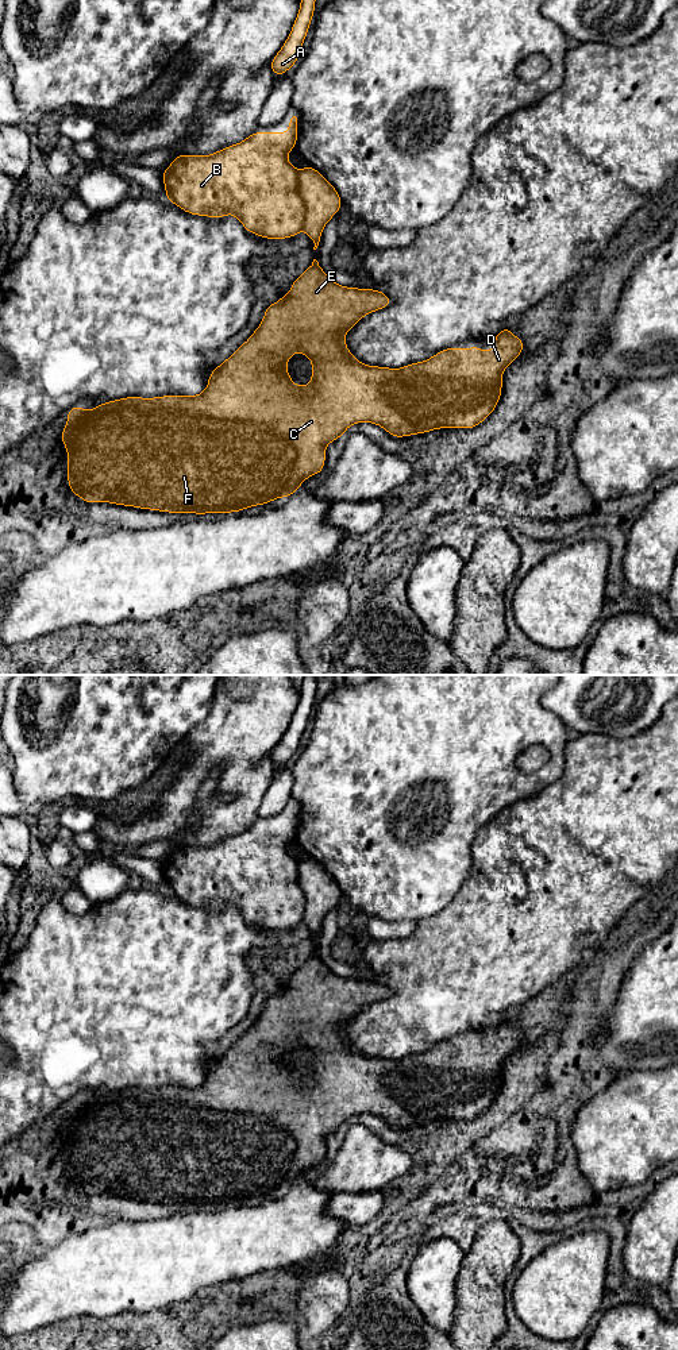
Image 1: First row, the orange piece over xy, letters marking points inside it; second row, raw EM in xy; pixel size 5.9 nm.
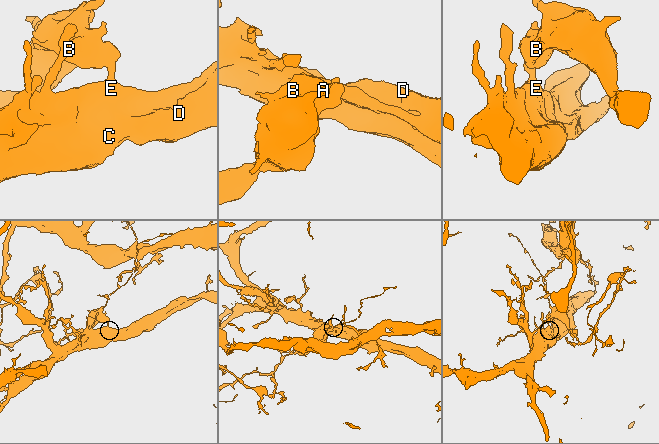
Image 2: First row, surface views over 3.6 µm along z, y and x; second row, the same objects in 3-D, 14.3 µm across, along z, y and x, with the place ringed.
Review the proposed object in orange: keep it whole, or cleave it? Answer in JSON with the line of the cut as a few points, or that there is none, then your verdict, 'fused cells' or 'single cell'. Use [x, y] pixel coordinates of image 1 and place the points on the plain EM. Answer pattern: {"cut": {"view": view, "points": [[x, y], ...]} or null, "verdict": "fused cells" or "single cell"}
{"cut": {"view": "xy", "points": [[297, 861], [297, 883], [305, 901], [304, 920]]}, "verdict": "fused cells"}

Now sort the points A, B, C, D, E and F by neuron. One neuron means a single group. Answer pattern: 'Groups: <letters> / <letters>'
Groups: A B / C D E F

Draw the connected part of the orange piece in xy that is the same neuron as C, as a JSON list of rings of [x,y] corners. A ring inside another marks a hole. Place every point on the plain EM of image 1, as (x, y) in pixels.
[[[313,950],[312,956],[293,972],[289,984],[281,987],[278,994],[266,998],[259,1018],[251,1025],[249,1031],[234,1046],[228,1048],[220,1057],[211,1062],[208,1077],[203,1084],[197,1087],[161,1087],[153,1089],[124,1088],[107,1092],[90,1102],[85,1102],[80,1096],[72,1098],[68,1102],[68,1112],[59,1127],[63,1138],[68,1141],[68,1176],[70,1183],[88,1195],[109,1193],[147,1202],[194,1204],[199,1207],[207,1204],[234,1204],[294,1185],[307,1169],[321,1165],[325,1156],[325,1137],[344,1126],[346,1120],[353,1115],[371,1114],[382,1118],[393,1129],[407,1129],[440,1119],[471,1120],[479,1116],[496,1100],[502,1081],[502,1064],[521,1046],[524,1033],[509,1022],[509,1017],[505,1017],[501,1023],[494,1026],[492,1042],[482,1042],[474,1035],[471,1040],[444,1040],[424,1053],[411,1054],[400,1060],[363,1056],[348,1042],[346,1026],[363,1007],[389,996],[392,996],[392,991],[381,981],[348,979],[335,975],[323,963],[319,953]],[[296,1042],[300,1042],[312,1053],[312,1069],[308,1077],[294,1076],[290,1065],[286,1062],[286,1053]]]

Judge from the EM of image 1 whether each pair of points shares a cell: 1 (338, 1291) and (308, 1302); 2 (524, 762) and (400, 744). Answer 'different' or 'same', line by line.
1: same
2: different

